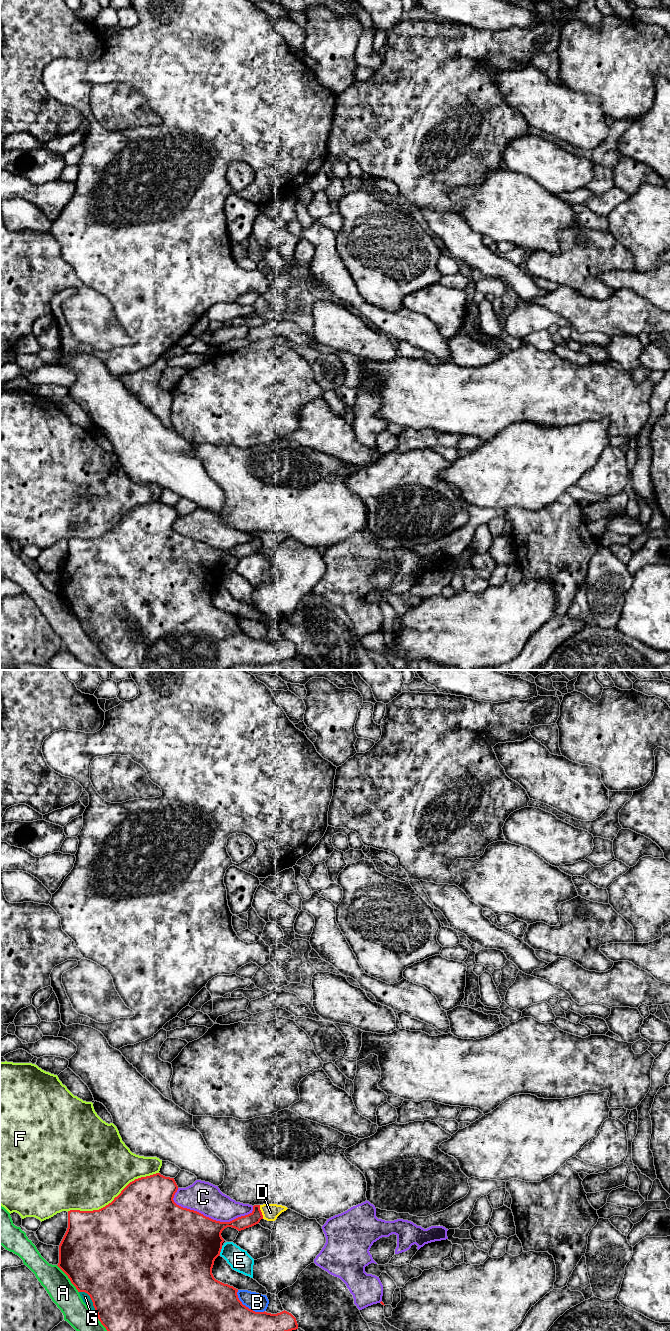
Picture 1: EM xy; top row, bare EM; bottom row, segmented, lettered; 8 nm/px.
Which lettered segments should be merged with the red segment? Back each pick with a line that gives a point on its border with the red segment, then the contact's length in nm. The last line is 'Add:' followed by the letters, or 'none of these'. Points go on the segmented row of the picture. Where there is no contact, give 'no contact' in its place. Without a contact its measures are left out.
Add: none of these

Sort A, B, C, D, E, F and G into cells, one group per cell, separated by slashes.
A / B / C / D / E / F / G

